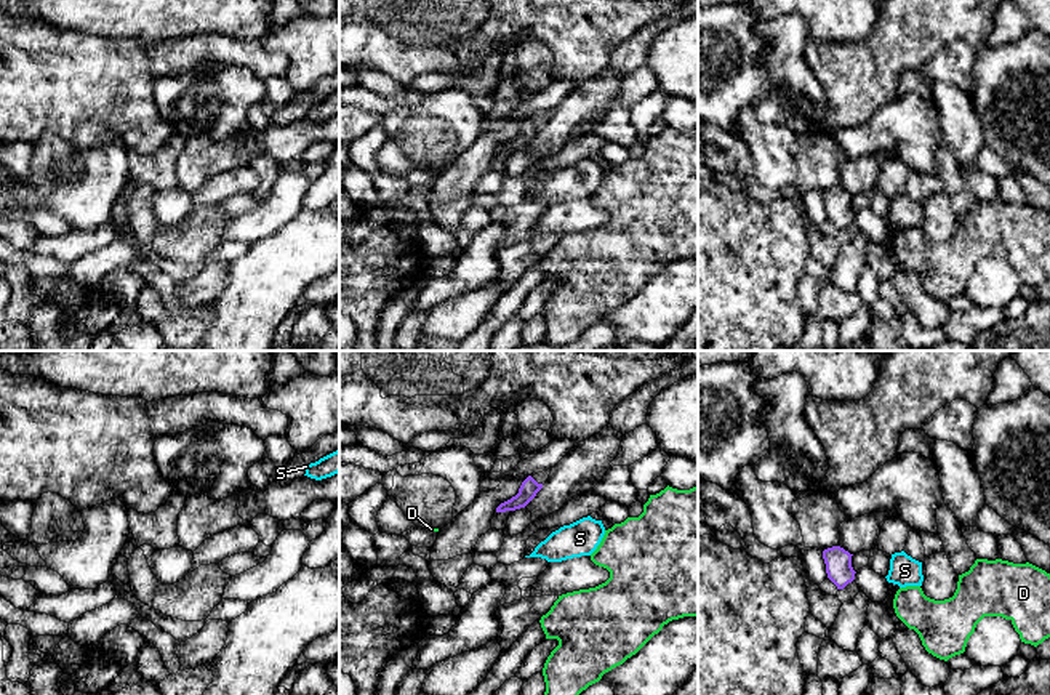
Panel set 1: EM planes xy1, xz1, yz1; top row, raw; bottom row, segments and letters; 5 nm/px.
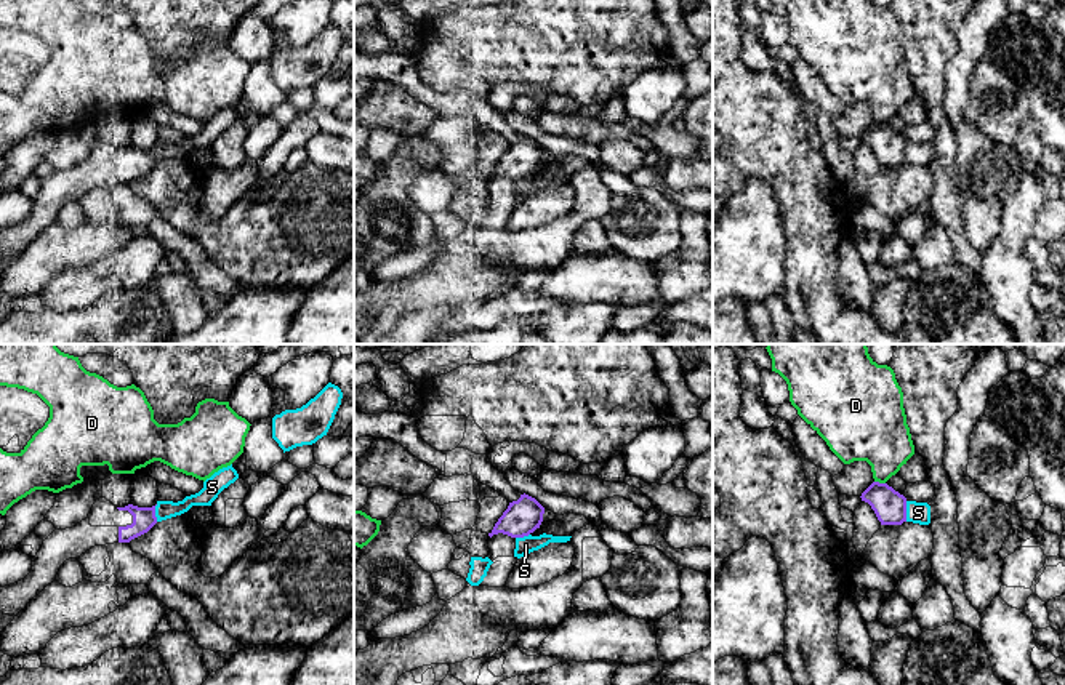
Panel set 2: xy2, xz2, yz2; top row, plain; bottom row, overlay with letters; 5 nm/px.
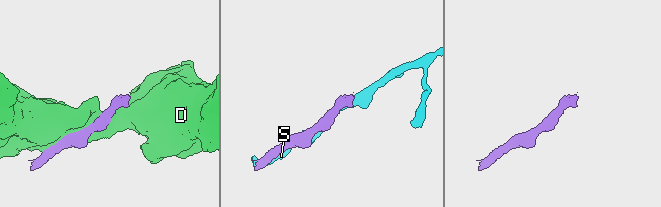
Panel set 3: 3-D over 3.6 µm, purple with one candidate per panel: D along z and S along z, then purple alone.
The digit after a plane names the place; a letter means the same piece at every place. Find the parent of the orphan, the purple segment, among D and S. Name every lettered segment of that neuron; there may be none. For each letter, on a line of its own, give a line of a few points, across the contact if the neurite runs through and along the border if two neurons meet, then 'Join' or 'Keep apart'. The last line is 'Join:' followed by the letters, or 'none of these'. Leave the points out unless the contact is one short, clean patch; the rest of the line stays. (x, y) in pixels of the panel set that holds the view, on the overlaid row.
D: Keep apart
S: Line: yz2 (905, 501), (907, 520). Keep apart
Join: none of these

